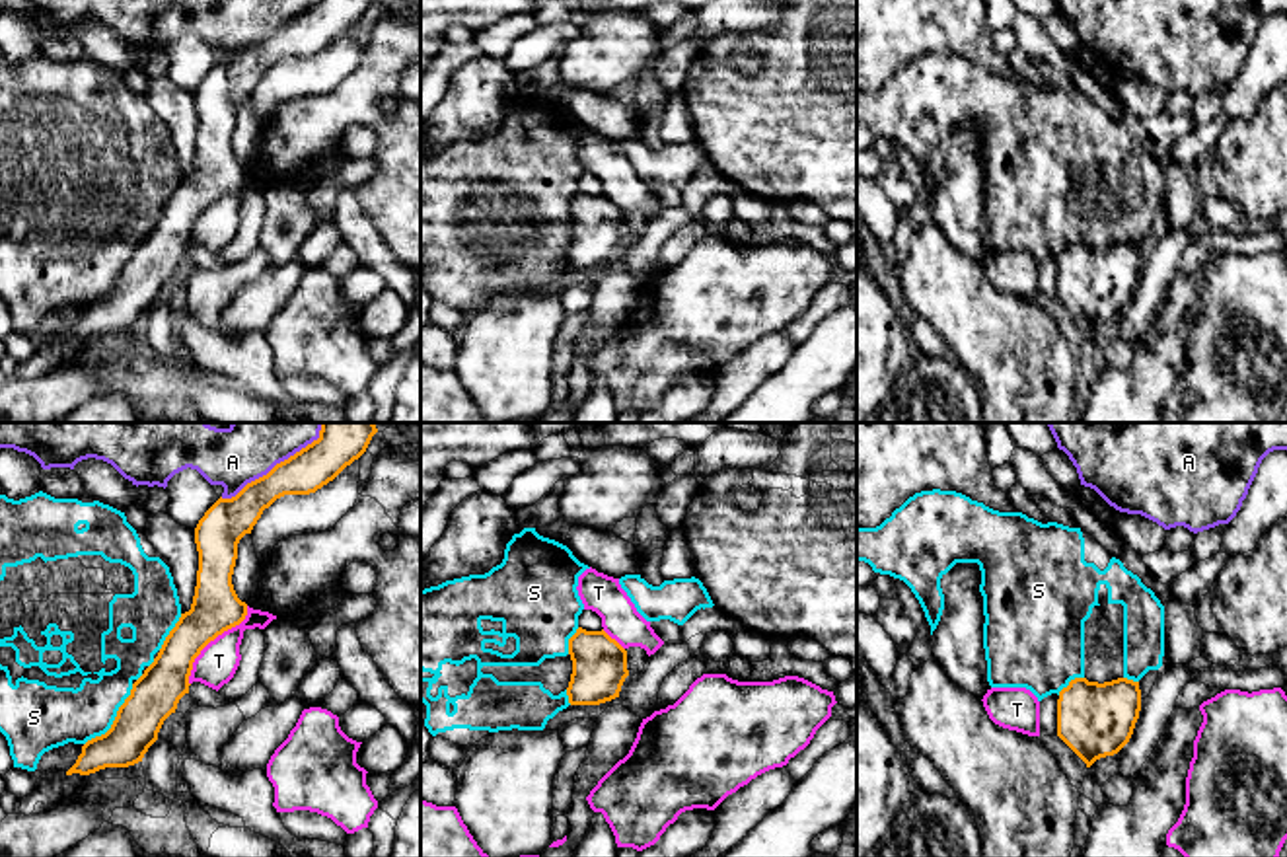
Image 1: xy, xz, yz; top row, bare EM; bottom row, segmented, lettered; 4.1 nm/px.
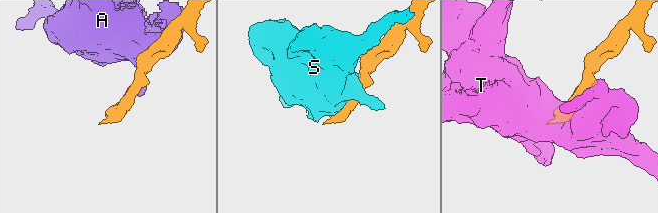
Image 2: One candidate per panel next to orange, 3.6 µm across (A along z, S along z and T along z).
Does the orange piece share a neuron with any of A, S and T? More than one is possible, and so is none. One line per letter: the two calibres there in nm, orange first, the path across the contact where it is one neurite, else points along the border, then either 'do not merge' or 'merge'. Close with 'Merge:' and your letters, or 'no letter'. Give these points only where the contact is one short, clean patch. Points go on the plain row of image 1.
A: calibres 180 and 220 nm; do not merge
S: calibres 200 and 240 nm; do not merge
T: calibres 200 and 160 nm; do not merge
Merge: no letter

